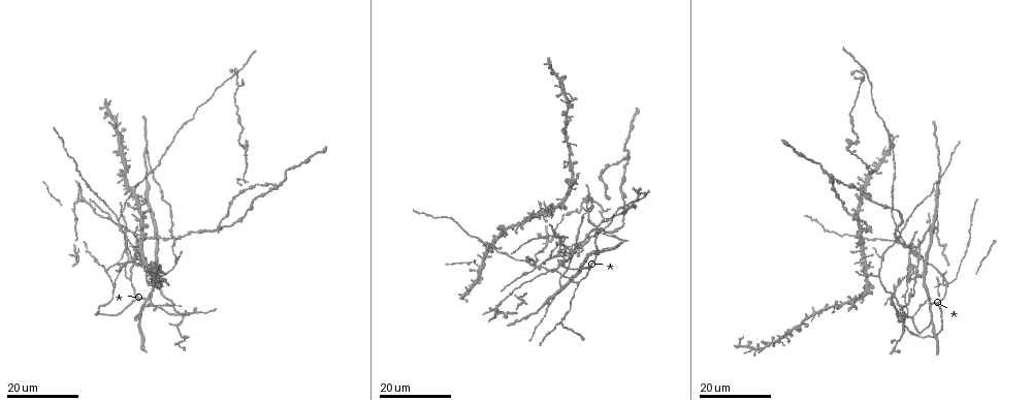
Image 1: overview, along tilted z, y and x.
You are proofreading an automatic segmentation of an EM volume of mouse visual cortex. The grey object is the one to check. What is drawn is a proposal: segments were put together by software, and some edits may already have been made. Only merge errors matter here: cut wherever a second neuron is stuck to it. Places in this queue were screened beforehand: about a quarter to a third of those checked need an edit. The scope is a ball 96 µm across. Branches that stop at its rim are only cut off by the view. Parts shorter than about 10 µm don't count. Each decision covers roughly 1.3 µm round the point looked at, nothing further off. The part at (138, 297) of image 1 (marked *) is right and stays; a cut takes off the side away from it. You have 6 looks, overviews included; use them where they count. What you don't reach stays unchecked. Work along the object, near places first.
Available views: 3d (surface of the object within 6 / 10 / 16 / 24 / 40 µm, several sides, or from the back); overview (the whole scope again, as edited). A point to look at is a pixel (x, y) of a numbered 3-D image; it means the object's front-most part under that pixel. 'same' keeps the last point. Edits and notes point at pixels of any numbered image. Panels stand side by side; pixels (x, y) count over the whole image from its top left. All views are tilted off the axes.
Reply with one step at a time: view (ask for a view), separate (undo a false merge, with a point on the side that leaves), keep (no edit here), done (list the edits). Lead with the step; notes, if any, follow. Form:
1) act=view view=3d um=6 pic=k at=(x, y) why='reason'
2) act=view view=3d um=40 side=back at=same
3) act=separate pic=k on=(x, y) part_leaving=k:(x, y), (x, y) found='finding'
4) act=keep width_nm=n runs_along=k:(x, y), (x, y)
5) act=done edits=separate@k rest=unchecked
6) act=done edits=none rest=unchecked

act=view view=3d um=16 pic=1 at=(864, 68)

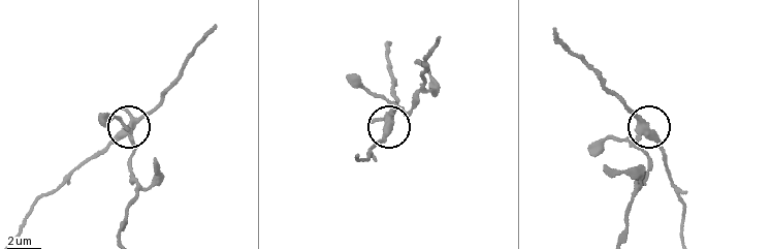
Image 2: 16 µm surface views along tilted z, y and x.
act=view view=3d um=6 pic=2 at=(639, 132)

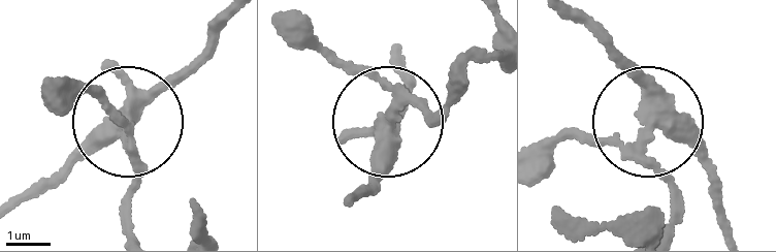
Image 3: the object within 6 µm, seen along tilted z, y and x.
act=separate pic=3 on=(136, 168) arms=5 part_leaving=3:(128, 107), (128, 226) found='two neurons meet here'

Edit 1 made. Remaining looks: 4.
act=view view=overview why='see it whole again'

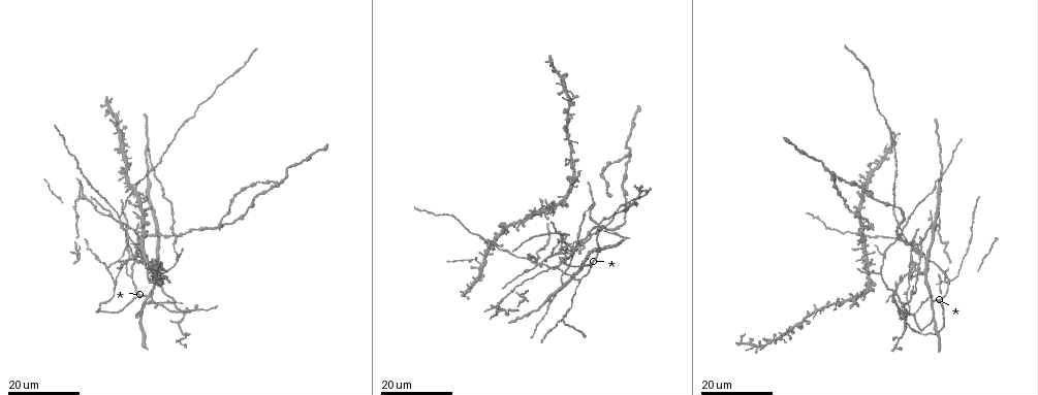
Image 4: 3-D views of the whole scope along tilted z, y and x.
act=view view=3d um=24 pic=4 at=(591, 210)

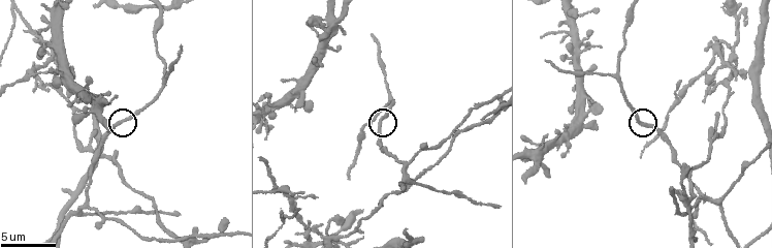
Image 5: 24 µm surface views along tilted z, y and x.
act=view view=3d um=10 pic=5 at=(119, 120)

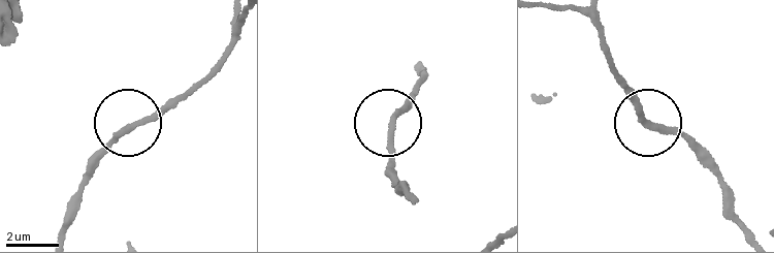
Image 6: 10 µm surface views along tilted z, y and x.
act=keep width_nm=210 runs_along=6:(65, 232), (73, 200), (115, 137), (187, 98) found='one neuron here'

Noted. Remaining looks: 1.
act=done edits=separate@3 rest=unchecked

